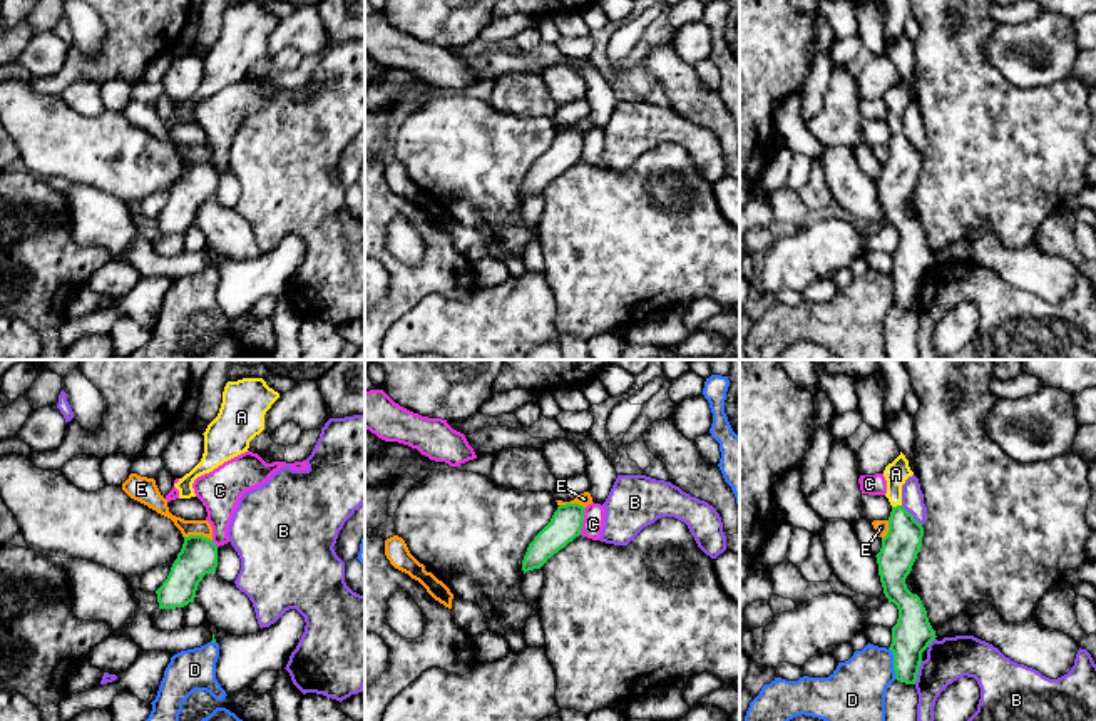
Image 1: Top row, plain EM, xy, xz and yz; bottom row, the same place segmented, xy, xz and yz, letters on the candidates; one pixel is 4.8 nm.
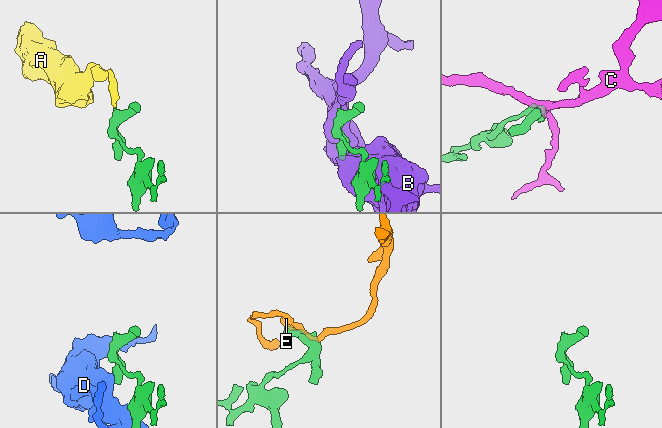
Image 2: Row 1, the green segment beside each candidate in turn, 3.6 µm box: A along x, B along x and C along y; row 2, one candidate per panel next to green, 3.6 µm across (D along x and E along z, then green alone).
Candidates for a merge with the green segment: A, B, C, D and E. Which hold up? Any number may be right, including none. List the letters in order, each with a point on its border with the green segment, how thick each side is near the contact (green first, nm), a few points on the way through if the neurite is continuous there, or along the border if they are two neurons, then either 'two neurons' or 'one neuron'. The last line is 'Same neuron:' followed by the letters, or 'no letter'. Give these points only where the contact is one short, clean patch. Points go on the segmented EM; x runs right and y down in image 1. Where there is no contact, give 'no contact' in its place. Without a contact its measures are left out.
A: contact yz (897, 506); calibres 180 and 120 nm; way yz (902, 542), (897, 506), (896, 474); one neuron
B: contact yz (917, 673); calibres 190 and 200 nm; two neurons
C: contact xz (583, 521); calibres 150 and 100 nm; border xz (586, 507), (579, 534); two neurons
D: contact yz (894, 663); calibres 190 and 280 nm; border yz (889, 648), (894, 658), (896, 678); two neurons
E: contact xy (198, 536); calibres 180 and 80 nm; two neurons
Same neuron: A

